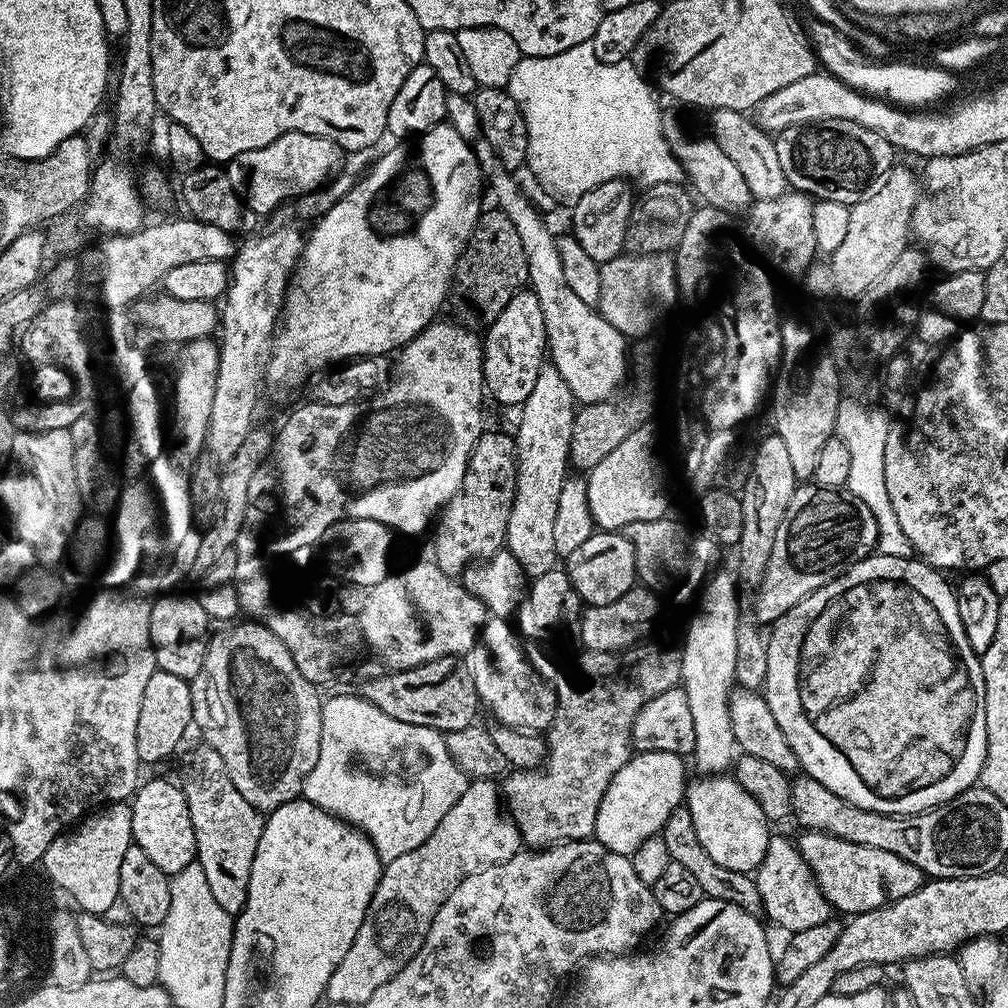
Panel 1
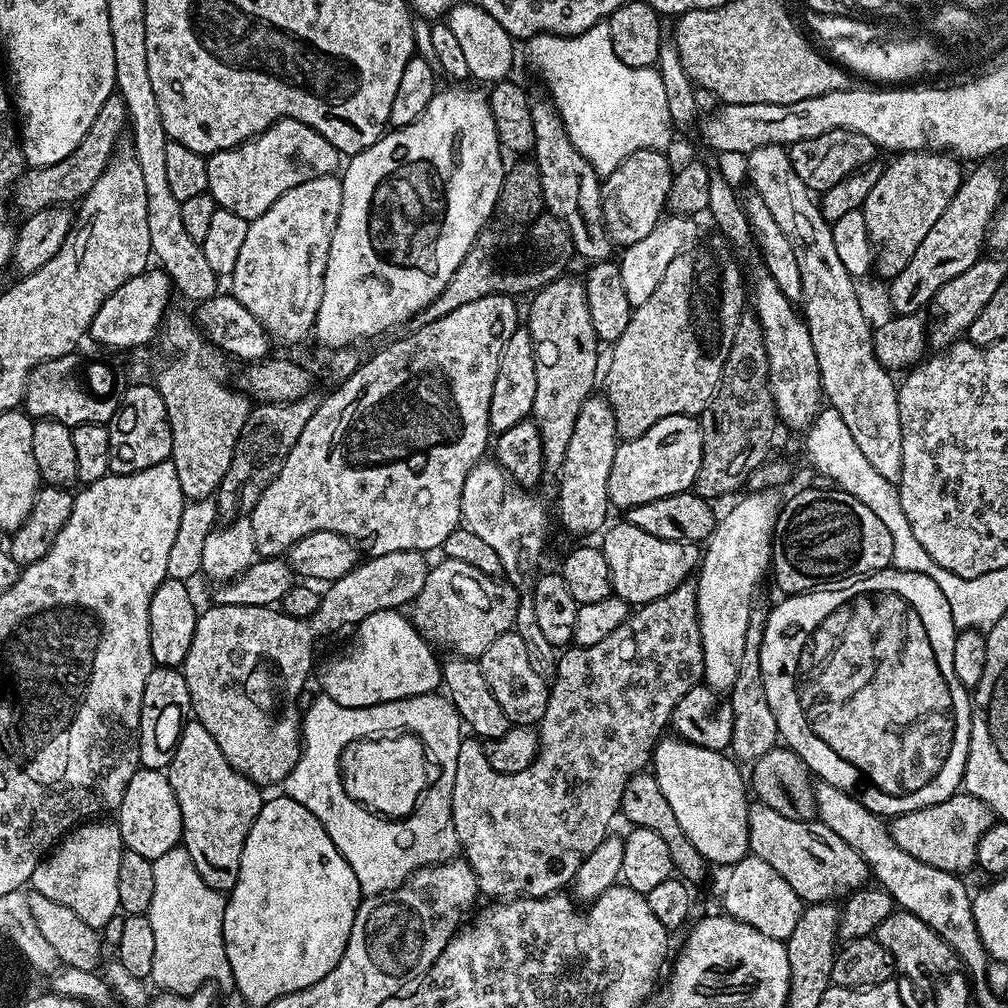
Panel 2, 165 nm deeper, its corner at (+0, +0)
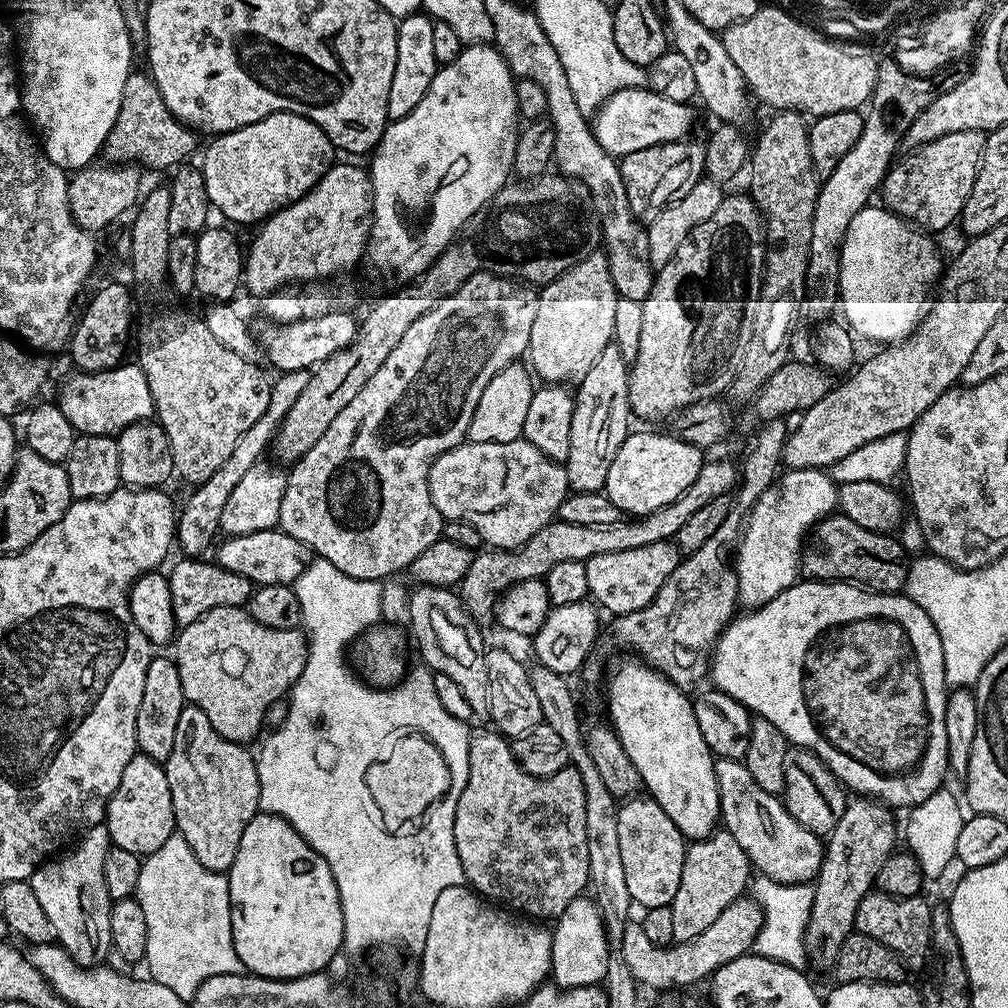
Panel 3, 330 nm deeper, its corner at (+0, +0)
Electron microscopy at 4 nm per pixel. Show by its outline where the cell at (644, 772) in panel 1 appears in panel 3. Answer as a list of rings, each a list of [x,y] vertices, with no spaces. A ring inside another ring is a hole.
[[[581,894],[562,910],[560,916],[555,917],[554,925],[551,929],[552,934],[552,970],[550,973],[551,981],[557,988],[585,988],[591,984],[599,985],[607,974],[607,936],[604,933],[603,918],[600,913],[600,907],[595,899]]]

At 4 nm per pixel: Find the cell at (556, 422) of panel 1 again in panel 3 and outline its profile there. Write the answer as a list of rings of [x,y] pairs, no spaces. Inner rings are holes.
[[[600,250],[591,252],[569,272],[543,285],[536,297],[538,310],[534,310],[534,326],[530,326],[526,353],[531,371],[539,379],[541,376],[544,384],[572,386],[579,382],[586,370],[594,366],[598,354],[613,343],[617,299],[616,287],[610,278],[608,257]]]

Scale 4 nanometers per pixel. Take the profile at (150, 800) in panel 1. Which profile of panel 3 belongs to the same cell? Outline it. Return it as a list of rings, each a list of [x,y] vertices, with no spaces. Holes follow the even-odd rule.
[[[143,754],[133,756],[126,770],[122,770],[122,782],[118,790],[114,790],[110,798],[106,823],[115,847],[130,850],[130,854],[138,854],[142,858],[158,850],[162,842],[166,842],[166,838],[170,838],[176,832],[170,782],[166,782],[161,761],[151,760]]]

